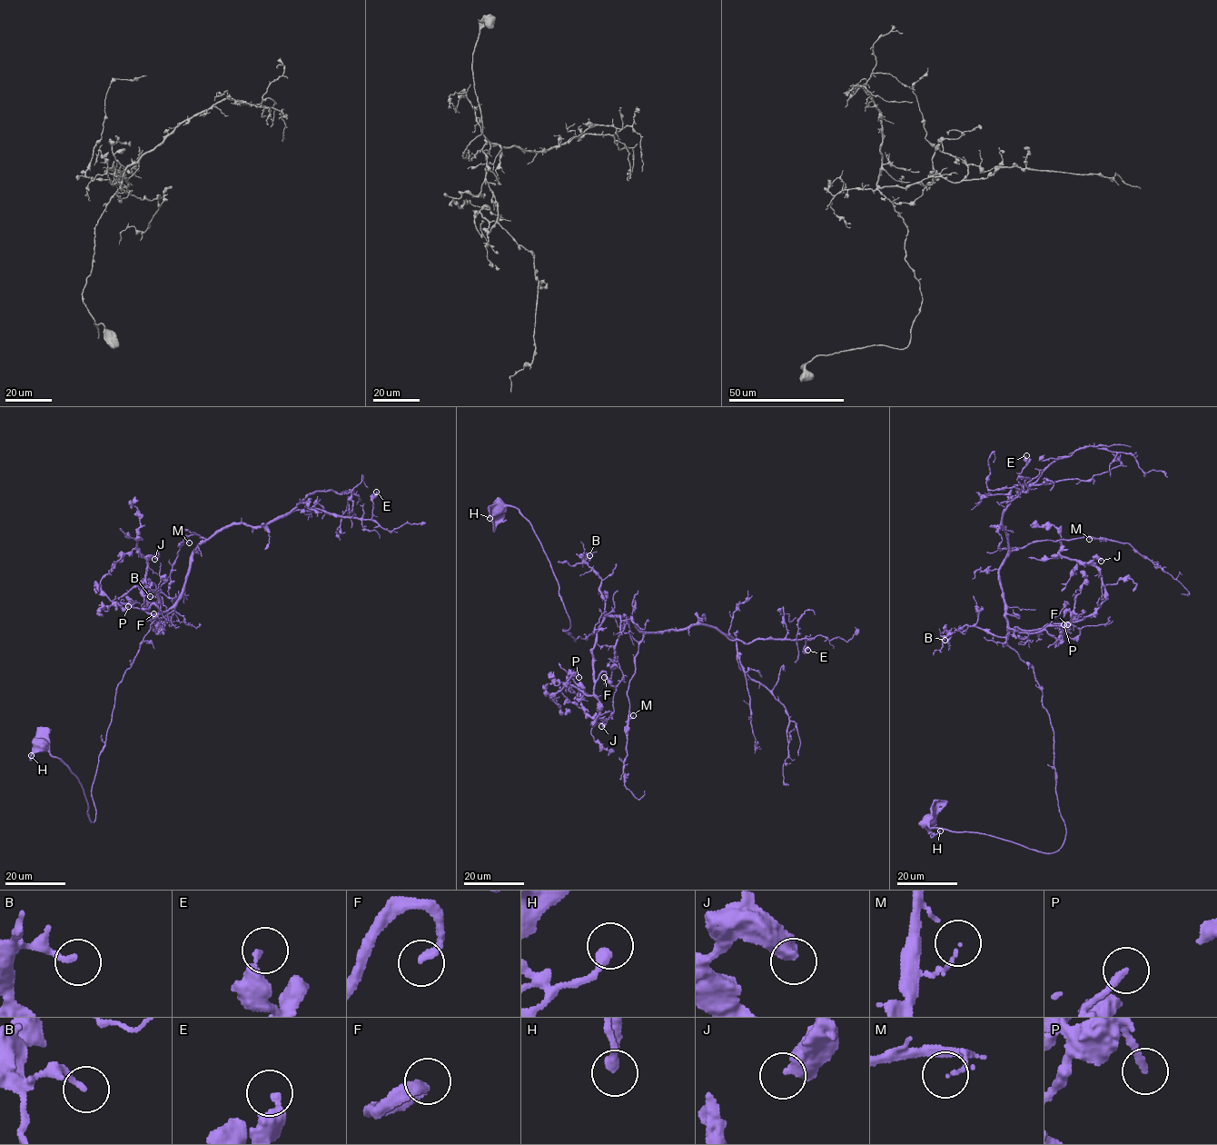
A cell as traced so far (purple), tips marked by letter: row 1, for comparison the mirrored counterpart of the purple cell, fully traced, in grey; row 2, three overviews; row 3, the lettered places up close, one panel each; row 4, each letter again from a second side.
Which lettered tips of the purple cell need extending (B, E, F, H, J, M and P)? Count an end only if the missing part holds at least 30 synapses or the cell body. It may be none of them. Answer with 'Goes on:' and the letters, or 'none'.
Goes on: F

